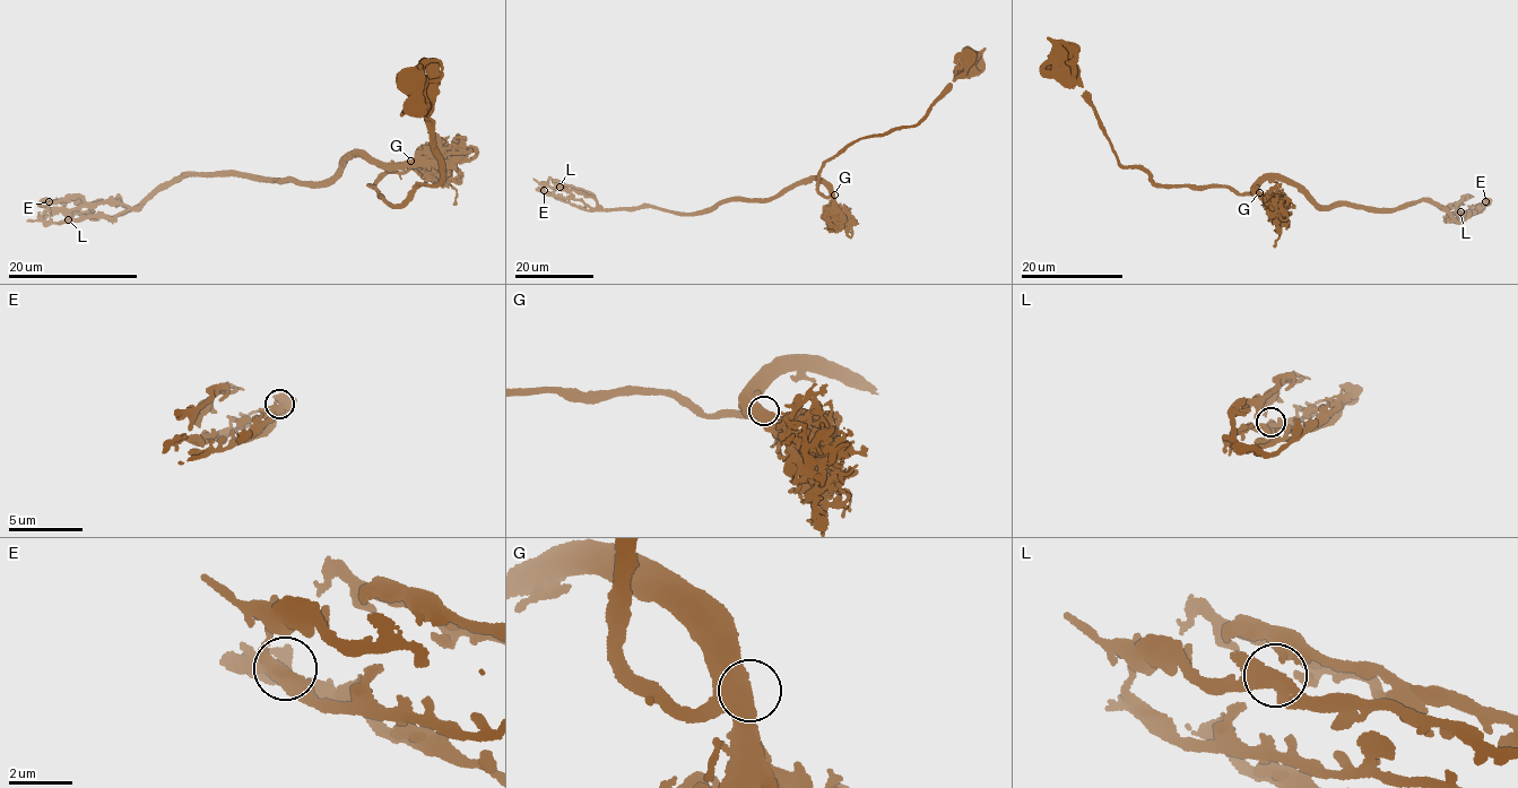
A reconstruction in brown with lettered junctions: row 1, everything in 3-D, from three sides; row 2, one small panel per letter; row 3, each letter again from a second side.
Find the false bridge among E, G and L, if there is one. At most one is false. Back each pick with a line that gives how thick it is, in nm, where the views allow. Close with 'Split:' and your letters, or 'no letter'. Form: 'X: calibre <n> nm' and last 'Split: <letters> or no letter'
Split: no letter

